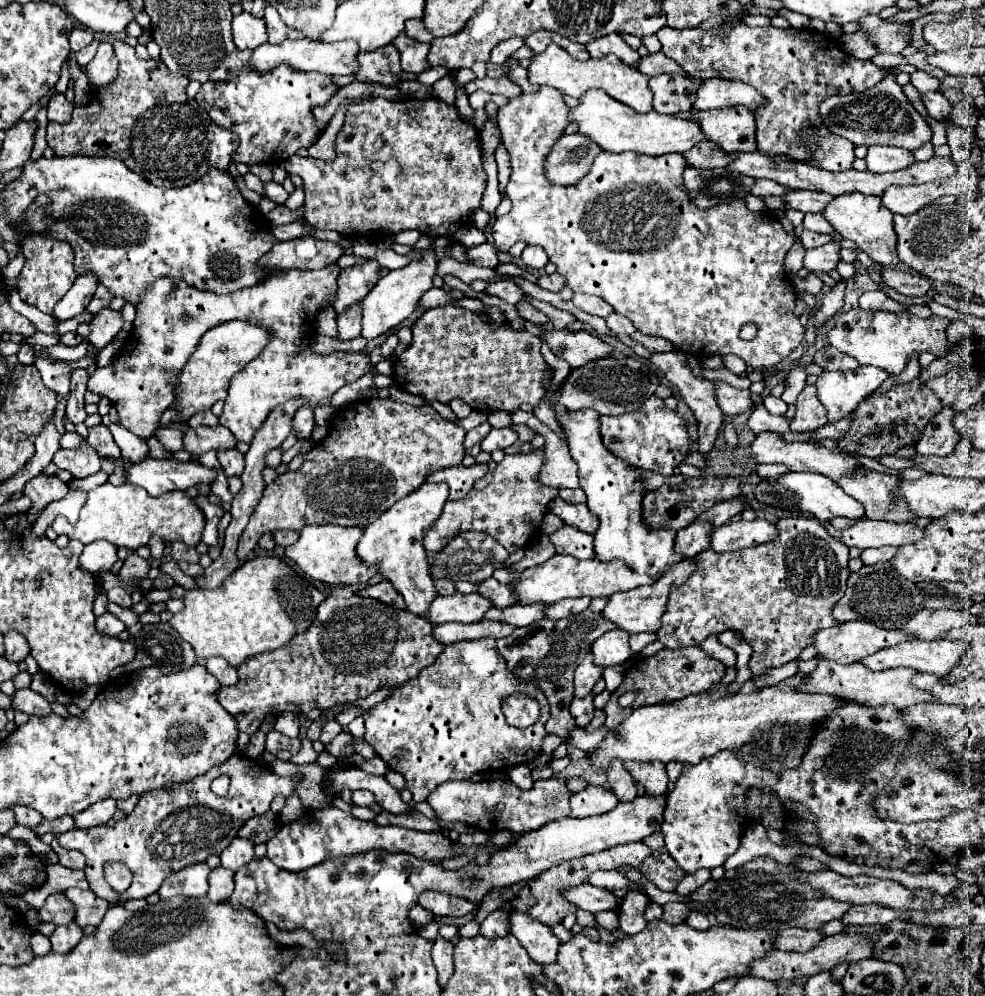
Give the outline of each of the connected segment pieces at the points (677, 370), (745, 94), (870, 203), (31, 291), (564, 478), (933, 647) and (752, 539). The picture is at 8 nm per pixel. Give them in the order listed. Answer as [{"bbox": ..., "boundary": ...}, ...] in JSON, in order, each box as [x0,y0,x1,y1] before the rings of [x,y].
[{"bbox":[649,350,723,454],"boundary":[[[673,350],[673,352],[667,352],[667,354],[651,354],[649,360],[667,378],[667,382],[673,388],[679,390],[681,400],[693,410],[695,418],[699,420],[699,452],[701,454],[711,452],[713,444],[715,444],[715,438],[719,436],[721,426],[723,426],[723,412],[719,410],[719,406],[713,398],[713,382],[707,382],[707,380],[701,380],[701,378],[693,376],[691,370],[685,364],[685,354],[681,350]]]},{"bbox":[693,80,765,110],"boundary":[[[705,80],[697,92],[697,100],[693,104],[695,110],[723,110],[733,106],[745,106],[755,110],[765,100],[761,94],[743,82],[733,80]]]},{"bbox":[823,194,897,264],"boundary":[[[841,194],[835,196],[833,202],[823,210],[823,218],[847,240],[853,240],[871,260],[879,264],[897,264],[897,252],[895,252],[895,242],[897,236],[893,232],[893,214],[881,204],[877,196],[867,196],[867,194]]]},{"bbox":[17,236,77,314],"boundary":[[[37,236],[37,238],[27,238],[21,244],[21,252],[25,256],[25,266],[17,280],[19,296],[25,302],[37,306],[41,312],[51,314],[53,306],[65,296],[65,292],[73,286],[73,282],[77,278],[77,274],[73,270],[73,248],[61,240],[55,242],[55,240]]]},{"bbox":[511,410,579,488],"boundary":[[[515,410],[511,414],[511,420],[515,424],[525,424],[529,428],[533,428],[537,434],[541,434],[547,442],[547,454],[545,454],[545,466],[541,468],[539,480],[545,486],[555,486],[555,488],[577,488],[579,480],[577,480],[577,464],[573,462],[565,442],[553,432],[549,430],[543,422],[539,422],[535,418],[533,412],[523,412],[523,410]]]},{"bbox":[861,640,967,676],"boundary":[[[907,640],[897,646],[889,646],[871,656],[861,658],[861,664],[871,670],[905,666],[917,672],[945,676],[965,650],[967,650],[967,642],[963,640],[933,640],[933,642]]]},{"bbox":[711,518,777,552],"boundary":[[[757,518],[753,522],[731,520],[711,532],[711,548],[715,552],[733,552],[771,542],[775,538],[777,538],[775,524],[763,518]]]}]

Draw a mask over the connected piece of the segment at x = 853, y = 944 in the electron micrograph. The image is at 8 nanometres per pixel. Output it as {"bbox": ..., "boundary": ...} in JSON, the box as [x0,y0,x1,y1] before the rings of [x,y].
{"bbox":[749,934,871,980],"boundary":[[[835,934],[825,936],[813,950],[807,952],[787,952],[787,950],[769,950],[763,958],[757,958],[749,964],[749,976],[757,976],[763,980],[795,980],[795,978],[809,978],[819,972],[829,972],[837,964],[843,962],[857,962],[863,958],[871,958],[871,942],[859,934]]]}

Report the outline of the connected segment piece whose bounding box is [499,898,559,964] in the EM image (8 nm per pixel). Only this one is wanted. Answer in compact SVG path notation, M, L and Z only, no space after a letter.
M501 898L499 900L499 910L501 914L509 914L509 924L511 924L511 934L519 938L521 946L527 948L529 956L537 964L551 964L557 958L557 948L559 940L553 936L551 928L529 918L527 914L517 912L509 900Z

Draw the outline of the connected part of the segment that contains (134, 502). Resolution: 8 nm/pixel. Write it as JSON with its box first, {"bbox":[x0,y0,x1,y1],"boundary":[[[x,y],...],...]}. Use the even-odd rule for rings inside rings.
{"bbox":[53,482,205,550],"boundary":[[[105,482],[87,494],[87,500],[81,508],[81,516],[75,524],[71,524],[65,516],[57,516],[53,522],[53,530],[57,534],[65,534],[67,538],[75,538],[83,544],[91,544],[95,540],[107,540],[115,546],[129,546],[129,550],[137,550],[147,546],[151,536],[155,534],[161,536],[167,544],[173,540],[181,540],[189,546],[195,546],[201,540],[203,524],[205,520],[201,510],[181,490],[153,498],[139,486],[133,484],[113,486]]]}

